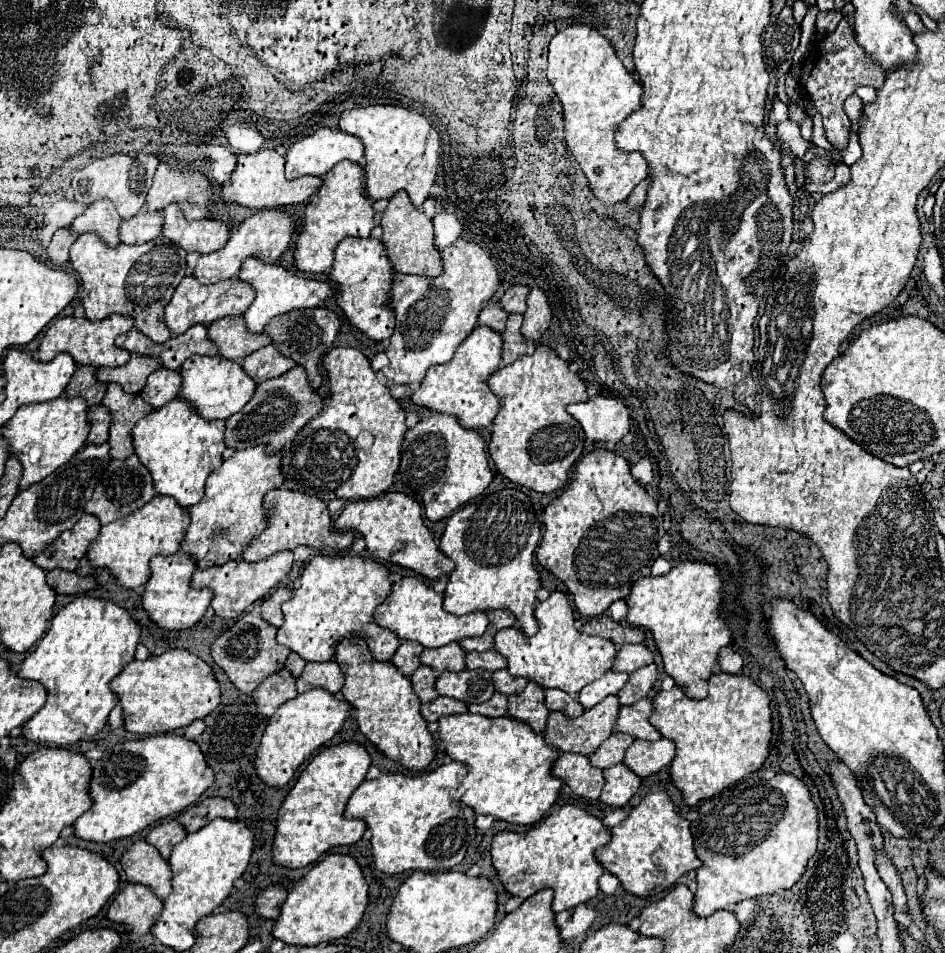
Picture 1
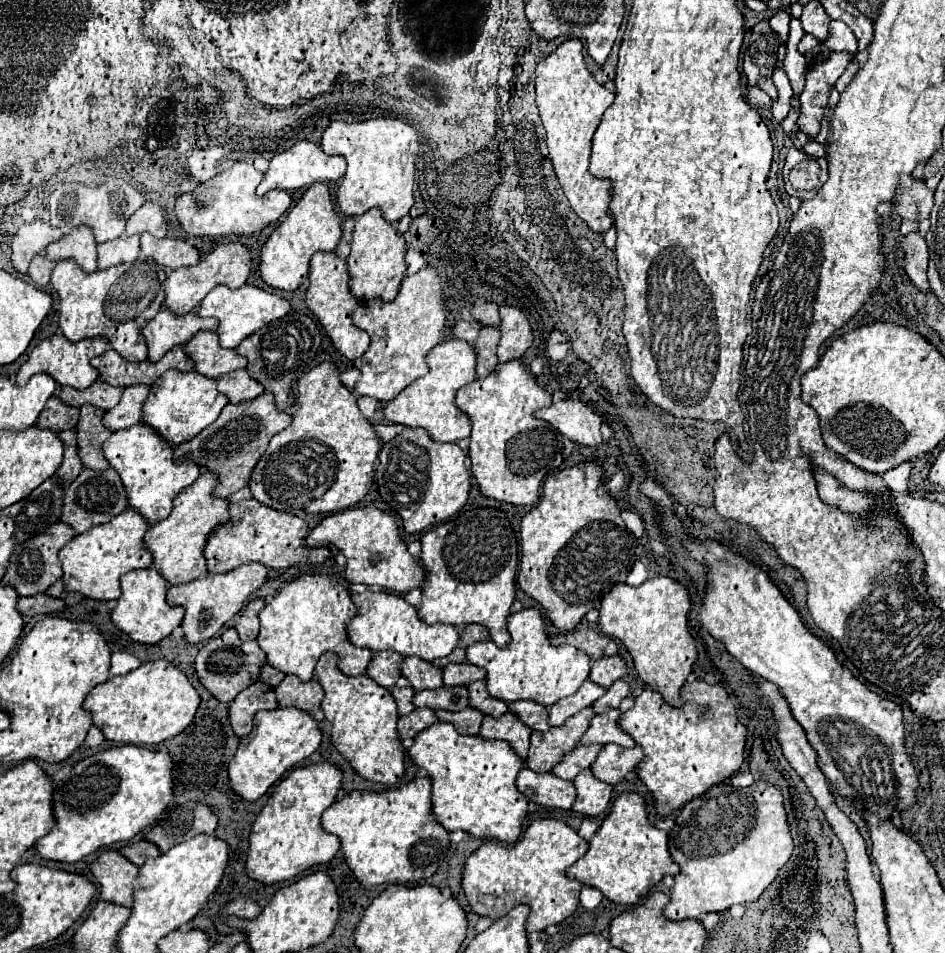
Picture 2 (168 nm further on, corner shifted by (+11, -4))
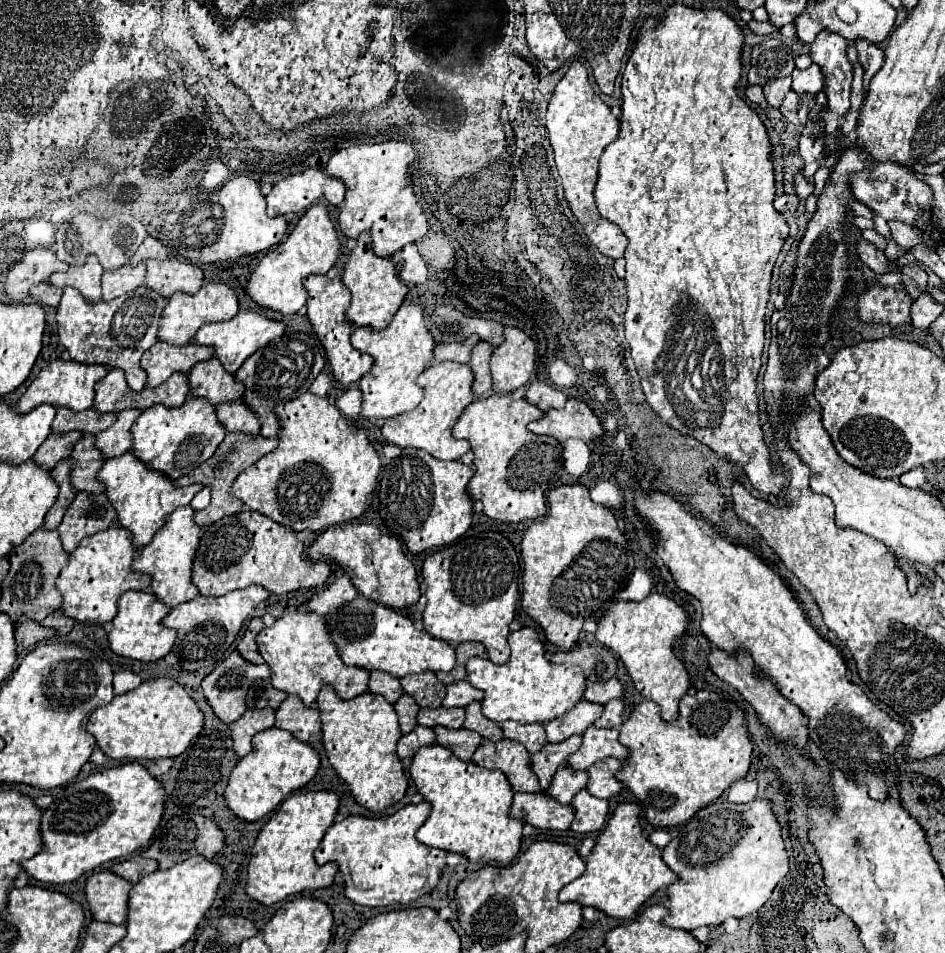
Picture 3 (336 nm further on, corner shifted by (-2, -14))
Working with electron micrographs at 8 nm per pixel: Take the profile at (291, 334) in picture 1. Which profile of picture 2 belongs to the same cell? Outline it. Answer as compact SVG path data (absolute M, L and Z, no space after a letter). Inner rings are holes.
M290 312L288 316L284 316L284 318L280 318L280 320L272 322L272 324L266 324L264 328L256 330L252 336L244 338L240 342L240 346L236 348L236 352L240 356L248 358L248 366L246 366L248 374L256 382L260 382L266 392L274 394L276 408L280 408L284 412L284 410L290 410L290 406L294 404L292 384L304 372L308 372L308 368L312 366L316 350L320 346L320 338L322 338L320 328L316 326L316 322L310 316Z

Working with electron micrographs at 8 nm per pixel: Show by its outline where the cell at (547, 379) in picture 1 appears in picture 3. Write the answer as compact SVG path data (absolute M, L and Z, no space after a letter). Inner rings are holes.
M491 394L467 406L453 426L455 438L467 438L475 452L475 476L469 482L473 500L483 502L489 518L503 522L521 522L543 518L547 512L547 490L559 482L563 474L563 446L551 436L539 436L527 430L527 424L545 416L525 398L515 400L511 394Z

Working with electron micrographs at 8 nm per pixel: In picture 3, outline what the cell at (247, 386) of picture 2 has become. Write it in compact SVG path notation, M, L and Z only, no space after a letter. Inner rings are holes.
M243 398L223 402L221 406L217 406L217 418L221 418L227 432L241 430L247 434L257 434L261 430L261 422L257 414L253 414L251 406L247 406Z

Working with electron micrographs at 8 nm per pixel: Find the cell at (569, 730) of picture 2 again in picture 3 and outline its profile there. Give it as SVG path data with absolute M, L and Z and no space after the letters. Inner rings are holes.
M573 736L573 738L567 738L563 742L557 742L557 744L545 744L537 754L531 756L533 770L535 770L543 790L551 784L557 768L567 764L569 756L573 752L577 752L579 748L581 748L581 736Z

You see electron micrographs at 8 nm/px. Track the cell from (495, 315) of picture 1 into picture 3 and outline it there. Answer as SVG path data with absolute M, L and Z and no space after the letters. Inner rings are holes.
M469 336L463 342L451 342L451 344L437 344L435 346L435 364L443 360L455 360L455 362L469 362L471 350L479 342L479 336Z

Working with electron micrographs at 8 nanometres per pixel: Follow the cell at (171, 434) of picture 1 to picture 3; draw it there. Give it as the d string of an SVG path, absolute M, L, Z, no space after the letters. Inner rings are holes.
M125 452L117 458L105 460L97 478L107 486L107 496L117 508L119 524L133 532L133 540L137 546L145 546L153 540L153 536L165 526L169 514L183 504L189 504L191 498L203 488L203 484L191 484L185 488L175 488L173 480L161 474L161 470L151 470L141 462L135 454Z

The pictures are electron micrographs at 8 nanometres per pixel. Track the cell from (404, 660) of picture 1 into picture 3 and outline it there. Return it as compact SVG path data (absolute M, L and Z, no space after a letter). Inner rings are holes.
M371 670L369 690L385 696L387 702L391 702L391 704L395 704L405 694L405 690L401 688L401 680L397 680L397 676L391 676L383 670Z

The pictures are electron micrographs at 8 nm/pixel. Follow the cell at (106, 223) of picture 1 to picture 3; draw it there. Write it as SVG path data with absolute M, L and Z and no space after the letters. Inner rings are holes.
M89 254L87 262L83 266L69 266L67 272L55 272L49 278L49 282L57 288L73 286L73 288L81 290L81 294L85 294L85 298L89 298L89 302L97 302L97 300L101 300L101 274L103 274L103 268L101 268L97 256Z

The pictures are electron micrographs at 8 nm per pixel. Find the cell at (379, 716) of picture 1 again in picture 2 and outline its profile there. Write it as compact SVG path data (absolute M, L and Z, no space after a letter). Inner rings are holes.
M332 652L320 656L314 678L324 688L322 712L332 724L330 738L336 750L364 780L396 784L404 774L404 748L396 734L398 712L392 694L368 676L344 676L336 668L336 654Z

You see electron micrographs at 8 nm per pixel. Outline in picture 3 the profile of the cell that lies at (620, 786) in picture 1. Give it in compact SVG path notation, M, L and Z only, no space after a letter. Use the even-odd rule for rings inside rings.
M587 788L575 794L571 802L577 810L577 816L571 824L571 830L581 832L581 834L593 834L603 830L607 818L609 818L609 800L601 800L593 794L589 794Z

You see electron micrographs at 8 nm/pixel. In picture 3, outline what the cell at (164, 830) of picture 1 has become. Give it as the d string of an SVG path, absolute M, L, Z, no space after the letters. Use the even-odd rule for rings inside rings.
M135 856L135 858L129 858L129 860L123 860L119 864L115 864L111 870L131 882L137 882L137 878L143 878L145 874L149 872L155 872L159 866L155 860L149 860L149 858L143 858L143 856Z

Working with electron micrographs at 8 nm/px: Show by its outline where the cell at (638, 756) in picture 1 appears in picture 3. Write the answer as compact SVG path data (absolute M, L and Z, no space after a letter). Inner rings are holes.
M603 758L601 762L595 762L589 772L589 784L587 790L597 798L611 798L619 794L625 786L617 778L617 772L623 768L623 760L617 758Z

